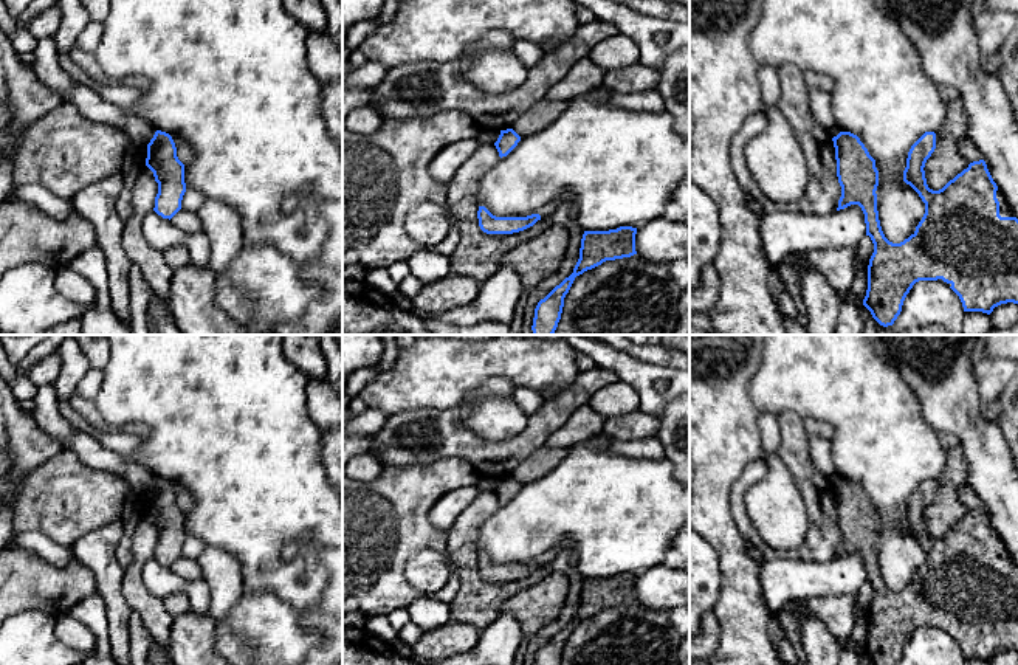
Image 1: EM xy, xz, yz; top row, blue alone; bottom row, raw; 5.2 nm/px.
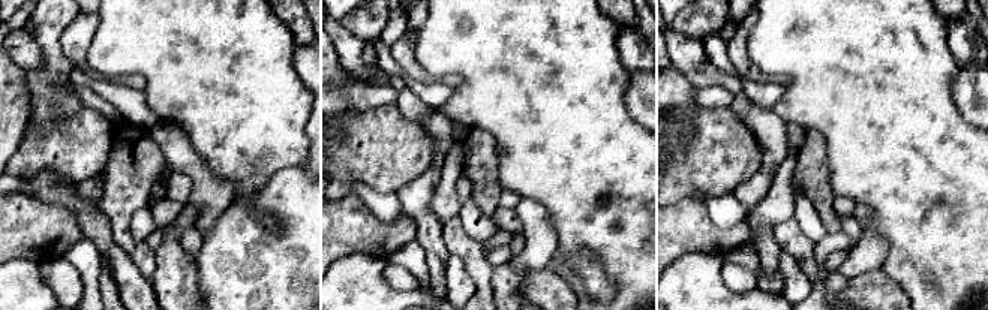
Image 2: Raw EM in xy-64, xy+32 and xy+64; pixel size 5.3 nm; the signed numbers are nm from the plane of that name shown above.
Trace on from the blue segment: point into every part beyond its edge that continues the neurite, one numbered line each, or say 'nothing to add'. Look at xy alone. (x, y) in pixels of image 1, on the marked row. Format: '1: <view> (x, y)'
nothing to add

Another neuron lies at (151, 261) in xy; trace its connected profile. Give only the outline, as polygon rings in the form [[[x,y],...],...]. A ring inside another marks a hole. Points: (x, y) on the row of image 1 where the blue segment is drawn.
[[[146,166],[138,172],[132,186],[132,215],[124,222],[121,245],[127,257],[136,264],[152,291],[170,310],[170,281],[174,270],[167,265],[164,253],[153,248],[143,234],[143,219],[155,208],[158,183],[153,172]]]

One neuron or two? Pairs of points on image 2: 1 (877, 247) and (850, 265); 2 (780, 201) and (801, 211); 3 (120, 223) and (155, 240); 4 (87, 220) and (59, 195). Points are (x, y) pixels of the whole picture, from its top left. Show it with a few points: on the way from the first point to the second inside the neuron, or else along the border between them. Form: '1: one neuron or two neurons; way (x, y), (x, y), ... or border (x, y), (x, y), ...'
1: one neuron; way (871, 250), (856, 264)
2: two neurons; border (796, 190), (792, 214)
3: two neurons; border (144, 243), (153, 250)
4: one neuron; way (84, 213), (66, 195)

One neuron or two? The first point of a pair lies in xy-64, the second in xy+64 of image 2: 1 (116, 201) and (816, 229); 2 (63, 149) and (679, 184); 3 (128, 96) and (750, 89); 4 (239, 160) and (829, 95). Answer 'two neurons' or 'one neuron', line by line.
1: two neurons
2: one neuron
3: one neuron
4: one neuron

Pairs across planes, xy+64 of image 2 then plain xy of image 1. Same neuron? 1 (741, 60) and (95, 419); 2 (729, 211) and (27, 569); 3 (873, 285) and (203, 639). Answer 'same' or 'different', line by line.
1: same
2: different
3: different

